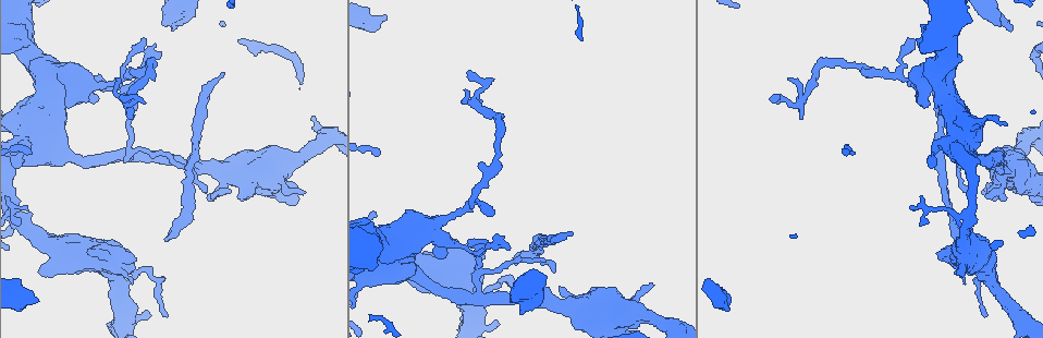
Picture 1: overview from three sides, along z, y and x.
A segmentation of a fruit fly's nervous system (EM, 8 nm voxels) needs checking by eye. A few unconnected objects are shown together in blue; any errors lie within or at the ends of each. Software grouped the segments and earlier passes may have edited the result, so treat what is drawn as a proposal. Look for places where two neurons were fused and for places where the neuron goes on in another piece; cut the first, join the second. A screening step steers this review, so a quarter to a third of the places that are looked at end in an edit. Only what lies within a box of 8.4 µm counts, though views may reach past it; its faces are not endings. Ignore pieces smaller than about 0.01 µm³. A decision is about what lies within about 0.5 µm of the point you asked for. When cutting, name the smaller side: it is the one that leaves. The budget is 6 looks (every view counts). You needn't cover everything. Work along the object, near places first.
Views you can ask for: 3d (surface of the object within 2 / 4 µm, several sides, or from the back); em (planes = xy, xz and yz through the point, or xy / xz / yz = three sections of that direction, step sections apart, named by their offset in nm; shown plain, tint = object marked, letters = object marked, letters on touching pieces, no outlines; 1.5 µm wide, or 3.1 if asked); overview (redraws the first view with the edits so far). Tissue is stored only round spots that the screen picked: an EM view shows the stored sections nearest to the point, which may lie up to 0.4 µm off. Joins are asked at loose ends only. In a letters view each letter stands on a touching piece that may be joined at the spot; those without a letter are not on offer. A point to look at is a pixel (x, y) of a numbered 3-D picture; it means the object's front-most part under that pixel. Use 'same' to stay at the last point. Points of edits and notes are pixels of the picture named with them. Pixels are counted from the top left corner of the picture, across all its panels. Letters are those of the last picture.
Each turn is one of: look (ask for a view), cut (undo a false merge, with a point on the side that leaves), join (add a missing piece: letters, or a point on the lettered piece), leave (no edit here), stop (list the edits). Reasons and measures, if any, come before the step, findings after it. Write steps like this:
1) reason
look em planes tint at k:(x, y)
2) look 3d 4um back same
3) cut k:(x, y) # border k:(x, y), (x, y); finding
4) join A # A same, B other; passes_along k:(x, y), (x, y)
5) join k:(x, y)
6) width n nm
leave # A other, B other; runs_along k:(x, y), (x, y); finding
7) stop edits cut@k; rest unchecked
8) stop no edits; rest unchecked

two arms in line, one across
look em xz step 4 tint at 1:(998, 153)

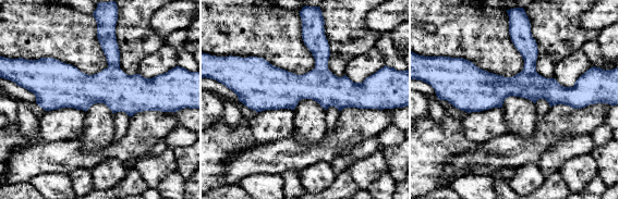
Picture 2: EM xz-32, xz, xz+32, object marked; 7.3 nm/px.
another direction
look em planes tint same

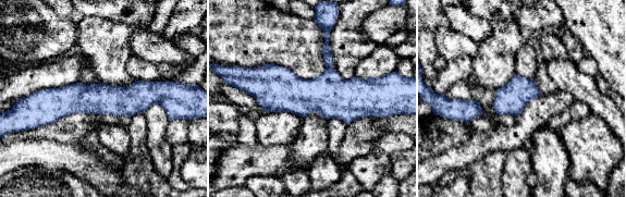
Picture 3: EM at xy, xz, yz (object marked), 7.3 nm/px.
look em planes letters same

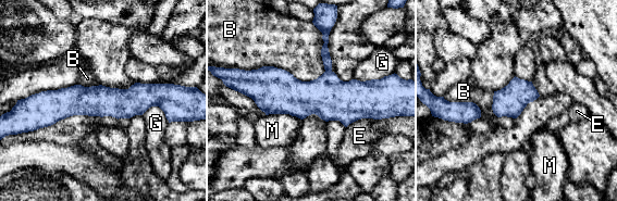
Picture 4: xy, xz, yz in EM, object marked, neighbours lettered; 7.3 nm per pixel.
leave # B other, E other, G other, M other; border 4:(323, 35), (316, 78), (244, 70); all the same neuron

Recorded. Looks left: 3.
tapers out
look em xz step 4 letters at 1:(167, 238)

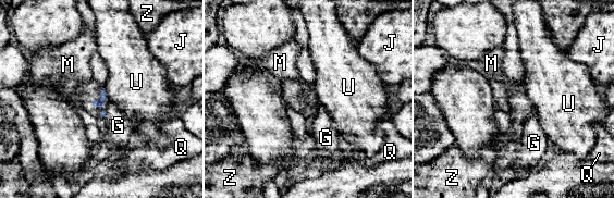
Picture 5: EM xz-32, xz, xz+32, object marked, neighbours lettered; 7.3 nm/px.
another direction
look em planes letters same

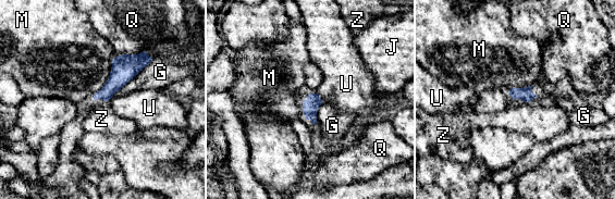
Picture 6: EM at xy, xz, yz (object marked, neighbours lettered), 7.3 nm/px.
leave # G other, J other, M other, Q other, U other, Z other; border 6:(113, 59), (110, 75), (97, 91); no lettered piece goes on from it

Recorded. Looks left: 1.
stop no edits; rest unchecked

